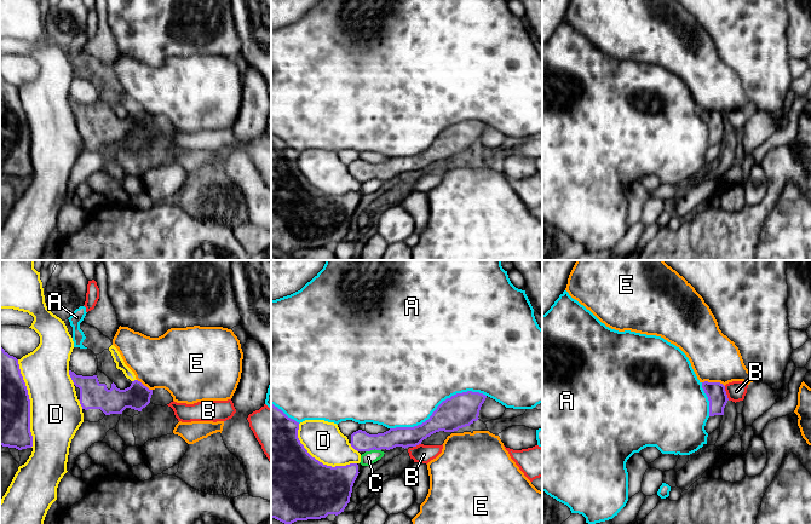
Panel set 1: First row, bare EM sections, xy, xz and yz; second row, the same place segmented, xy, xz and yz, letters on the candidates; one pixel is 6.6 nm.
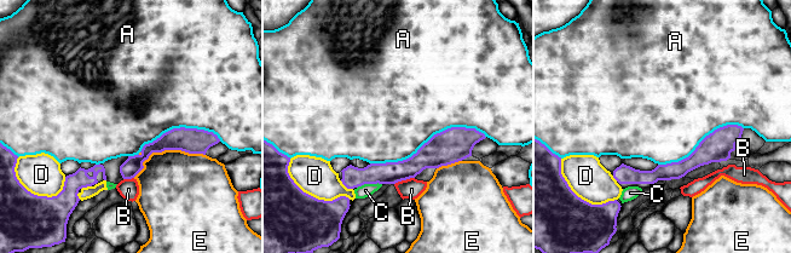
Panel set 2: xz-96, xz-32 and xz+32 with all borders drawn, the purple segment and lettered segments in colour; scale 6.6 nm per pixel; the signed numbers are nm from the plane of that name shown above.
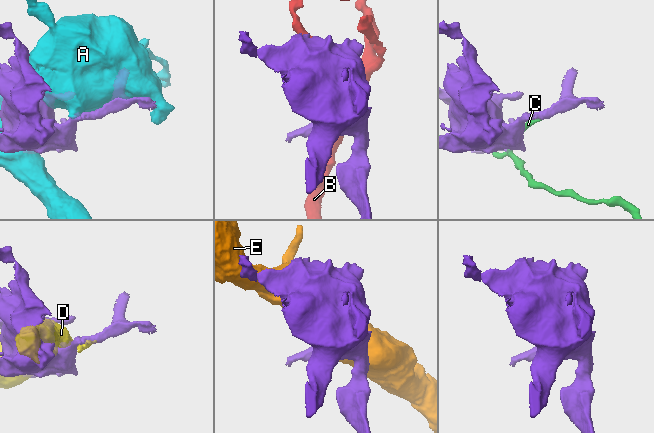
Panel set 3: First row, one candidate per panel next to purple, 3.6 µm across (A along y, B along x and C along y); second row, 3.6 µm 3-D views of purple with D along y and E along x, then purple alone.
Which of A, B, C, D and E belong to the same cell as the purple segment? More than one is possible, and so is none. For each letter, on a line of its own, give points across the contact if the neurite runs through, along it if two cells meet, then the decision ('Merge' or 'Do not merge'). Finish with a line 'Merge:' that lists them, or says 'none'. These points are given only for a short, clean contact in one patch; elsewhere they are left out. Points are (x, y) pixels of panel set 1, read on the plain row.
A: Do not merge
B: Boundary: yz (724, 115), (729, 128). Do not merge
C: Do not merge
D: Do not merge
E: Do not merge
Merge: none

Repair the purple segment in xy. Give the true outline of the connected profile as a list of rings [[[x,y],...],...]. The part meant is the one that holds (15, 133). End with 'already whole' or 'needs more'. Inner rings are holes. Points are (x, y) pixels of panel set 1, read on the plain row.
[[[0,74],[0,174],[18,179],[33,175],[30,128],[18,88]]] | already whole

